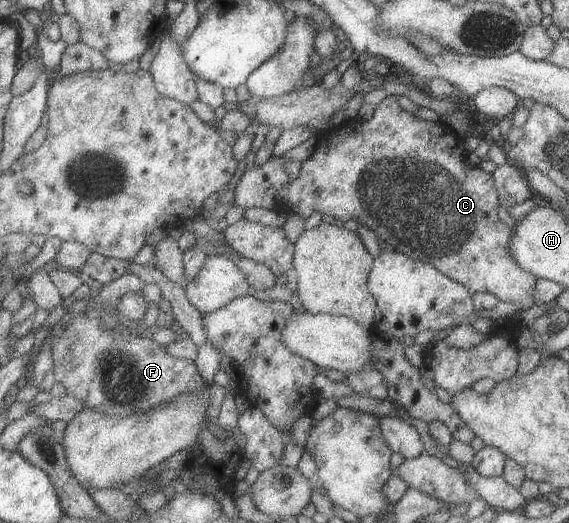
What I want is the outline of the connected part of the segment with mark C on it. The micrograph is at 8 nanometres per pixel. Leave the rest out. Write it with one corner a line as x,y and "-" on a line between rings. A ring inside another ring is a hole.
393,94
387,96
374,106
375,111
371,120
359,121
358,119
347,118
338,127
335,125
333,127
331,126
317,137
318,141
314,152
301,163
300,173
295,178
290,177
284,167
284,164
288,161
287,157
284,157
284,155
271,156
263,165
255,163
247,164
243,175
240,177
240,180
237,181
237,185
234,189
234,196
232,199
235,204
245,210
250,207
271,209
269,207
269,201
271,201
271,197
275,195
275,201
279,201
279,203
283,203
283,205
285,205
285,201
289,201
289,203
297,209
297,213
306,218
309,217
313,211
317,211
317,213
321,213
322,215
331,215
331,217
335,217
341,224
349,221
349,219
353,219
360,225
373,229
373,231
379,235
379,239
384,239
390,248
417,261
431,263
431,265
434,265
441,271
441,273
447,275
447,277
462,283
472,294
475,292
489,292
496,295
500,301
513,303
521,309
539,305
539,303
535,301
535,288
538,277
535,277
532,273
523,271
523,269
517,265
517,262
511,259
511,255
509,255
509,241
511,241
513,229
505,224
504,217
502,216
503,212
499,212
502,210
498,198
498,191
494,184
493,174
482,171
478,166
471,167
471,165
468,164
468,161
466,160
467,151
464,146
464,140
461,140
460,137
454,131
450,130
443,121
429,121
407,112
401,108
397,98

